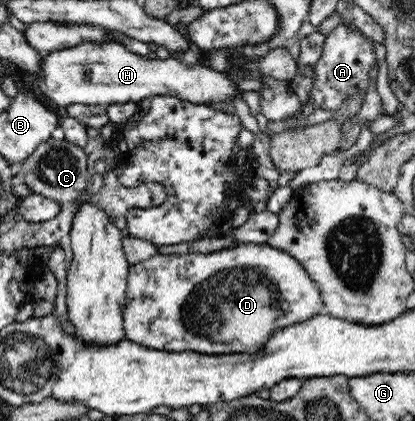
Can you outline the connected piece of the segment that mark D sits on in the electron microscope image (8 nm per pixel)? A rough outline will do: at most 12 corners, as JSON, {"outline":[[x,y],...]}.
{"outline":[[267,244],[128,269],[125,337],[260,351],[322,311]]}

